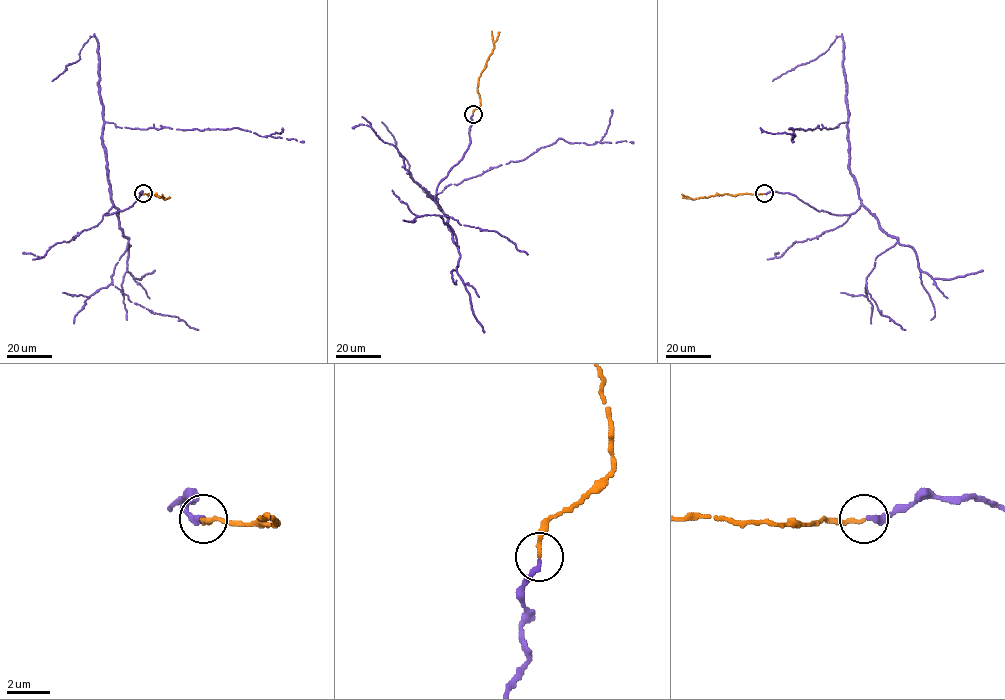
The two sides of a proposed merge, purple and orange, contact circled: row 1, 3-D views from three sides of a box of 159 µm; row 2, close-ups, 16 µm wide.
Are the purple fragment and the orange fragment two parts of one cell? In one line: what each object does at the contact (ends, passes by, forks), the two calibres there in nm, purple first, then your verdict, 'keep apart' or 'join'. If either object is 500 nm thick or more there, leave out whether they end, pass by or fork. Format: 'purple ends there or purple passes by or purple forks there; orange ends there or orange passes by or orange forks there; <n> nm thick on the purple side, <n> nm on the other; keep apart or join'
purple ends there; orange ends there; 300 nm thick on the purple side, 190 nm on the other; join

